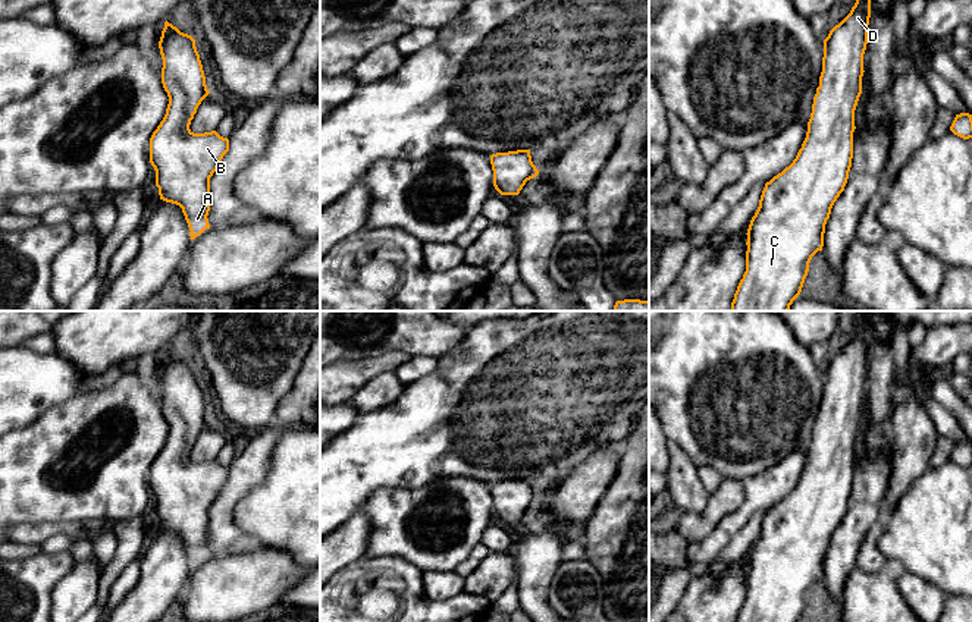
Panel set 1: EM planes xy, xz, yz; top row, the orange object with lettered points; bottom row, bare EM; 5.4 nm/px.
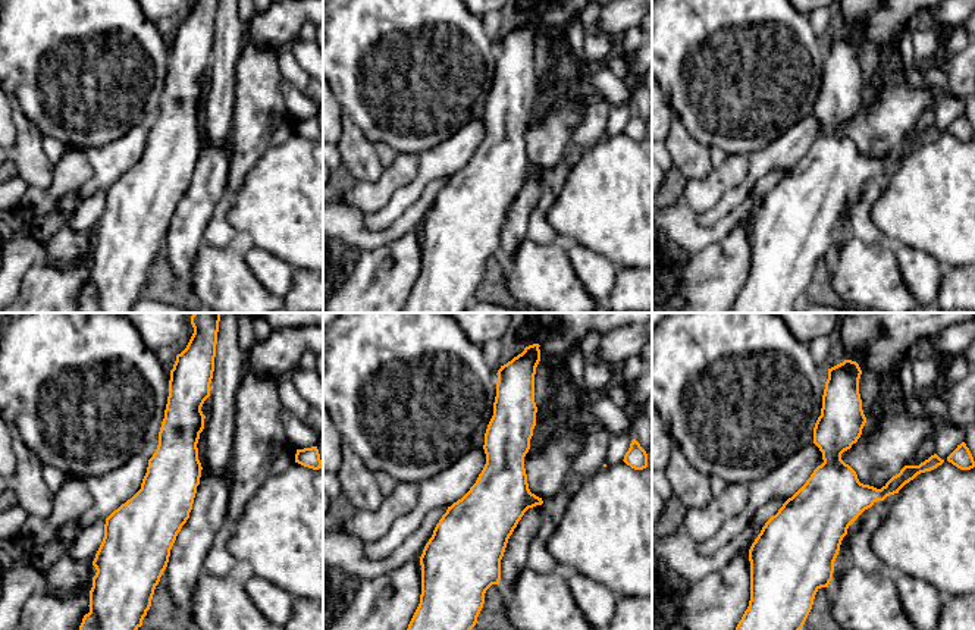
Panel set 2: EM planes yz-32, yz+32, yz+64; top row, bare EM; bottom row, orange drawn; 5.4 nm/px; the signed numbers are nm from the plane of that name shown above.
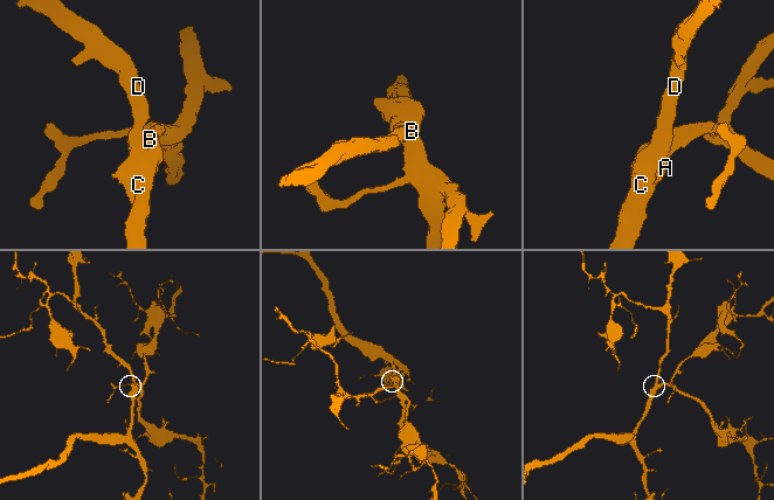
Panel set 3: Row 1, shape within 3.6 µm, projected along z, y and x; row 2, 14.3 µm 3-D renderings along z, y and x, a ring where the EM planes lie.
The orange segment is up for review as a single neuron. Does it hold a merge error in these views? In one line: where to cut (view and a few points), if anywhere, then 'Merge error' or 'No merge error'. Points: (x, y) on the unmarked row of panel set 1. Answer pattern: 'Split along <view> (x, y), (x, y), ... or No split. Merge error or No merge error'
No split. No merge error

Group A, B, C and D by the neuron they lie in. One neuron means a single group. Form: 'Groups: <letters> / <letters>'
Groups: A B C D

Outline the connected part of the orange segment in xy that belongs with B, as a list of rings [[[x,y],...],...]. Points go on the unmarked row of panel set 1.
[[[166,349],[159,377],[163,387],[162,412],[167,421],[169,433],[163,449],[150,466],[150,491],[156,499],[156,515],[160,528],[182,537],[192,569],[206,557],[210,557],[207,547],[210,540],[210,506],[229,480],[229,468],[220,465],[216,459],[194,462],[189,458],[198,434],[210,422],[195,368]]]

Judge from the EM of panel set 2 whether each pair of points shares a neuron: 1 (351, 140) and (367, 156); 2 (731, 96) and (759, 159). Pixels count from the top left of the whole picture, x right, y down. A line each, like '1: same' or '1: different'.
1: same
2: different

